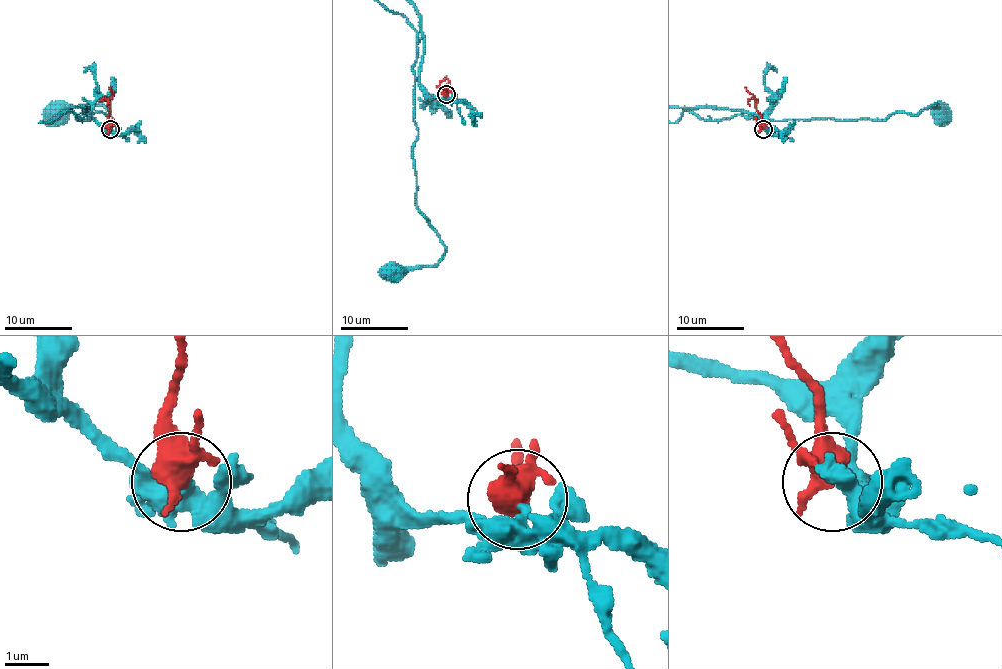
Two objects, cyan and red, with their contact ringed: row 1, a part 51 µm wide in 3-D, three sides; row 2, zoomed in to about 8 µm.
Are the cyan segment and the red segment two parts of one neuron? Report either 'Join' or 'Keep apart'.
Keep apart

